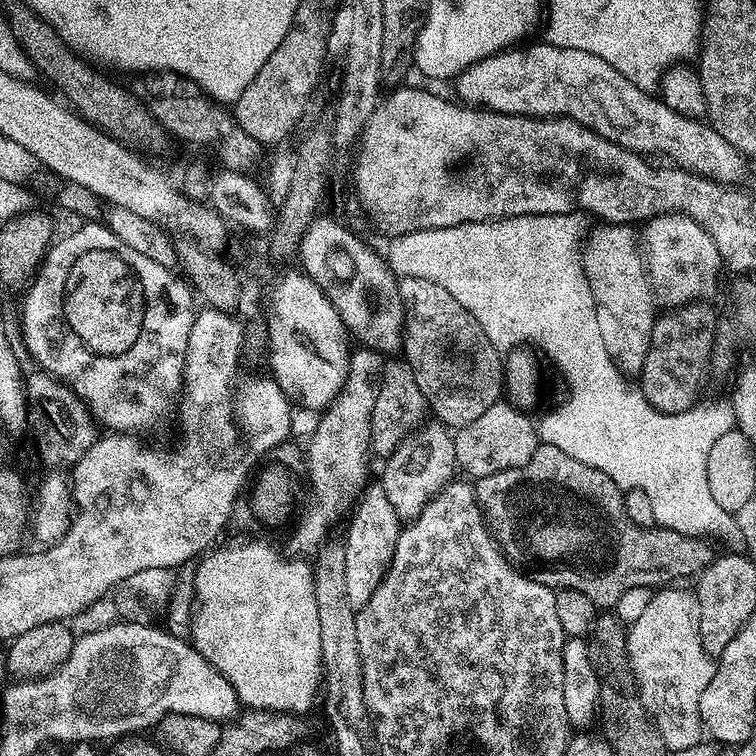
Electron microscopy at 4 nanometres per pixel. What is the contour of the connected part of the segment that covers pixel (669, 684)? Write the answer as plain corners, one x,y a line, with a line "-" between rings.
684,586
661,588
649,598
649,605
643,615
628,628
628,659
640,690
644,705
651,712
660,739
665,740
672,752
686,750
701,743
702,725
700,722
700,703
706,686
716,673
713,657
708,655
702,644
700,633
700,601
695,591
688,592

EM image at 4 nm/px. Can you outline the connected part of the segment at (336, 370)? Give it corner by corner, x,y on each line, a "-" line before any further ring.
288,272
280,282
271,285
272,305
266,308
268,352
272,355
267,367
272,378
297,405
327,409
346,380
349,333
330,298
304,272

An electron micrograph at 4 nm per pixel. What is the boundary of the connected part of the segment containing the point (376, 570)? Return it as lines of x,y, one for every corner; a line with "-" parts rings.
380,482
369,483
355,497
354,504
356,509
348,520
348,533
343,533
342,539
346,550
346,598
350,598
350,606
358,610
370,602
394,558
394,546
400,537
402,517
390,504
390,497

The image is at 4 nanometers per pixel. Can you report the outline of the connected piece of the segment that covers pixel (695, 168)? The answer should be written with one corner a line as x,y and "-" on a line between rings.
547,42
526,48
520,47
524,46
505,49
490,55
457,73
453,81
456,90
455,99
467,107
508,115
533,116
536,119
563,116
564,119
576,121
584,128
594,130
600,137
640,155
670,156
677,167
684,168
697,176
715,180
716,183
733,185
740,182
739,179
744,174
745,157
705,121
676,113
659,97
647,89
634,86
628,78
619,74
614,66
610,66
608,62
595,57
594,54
587,53
586,50
554,47

